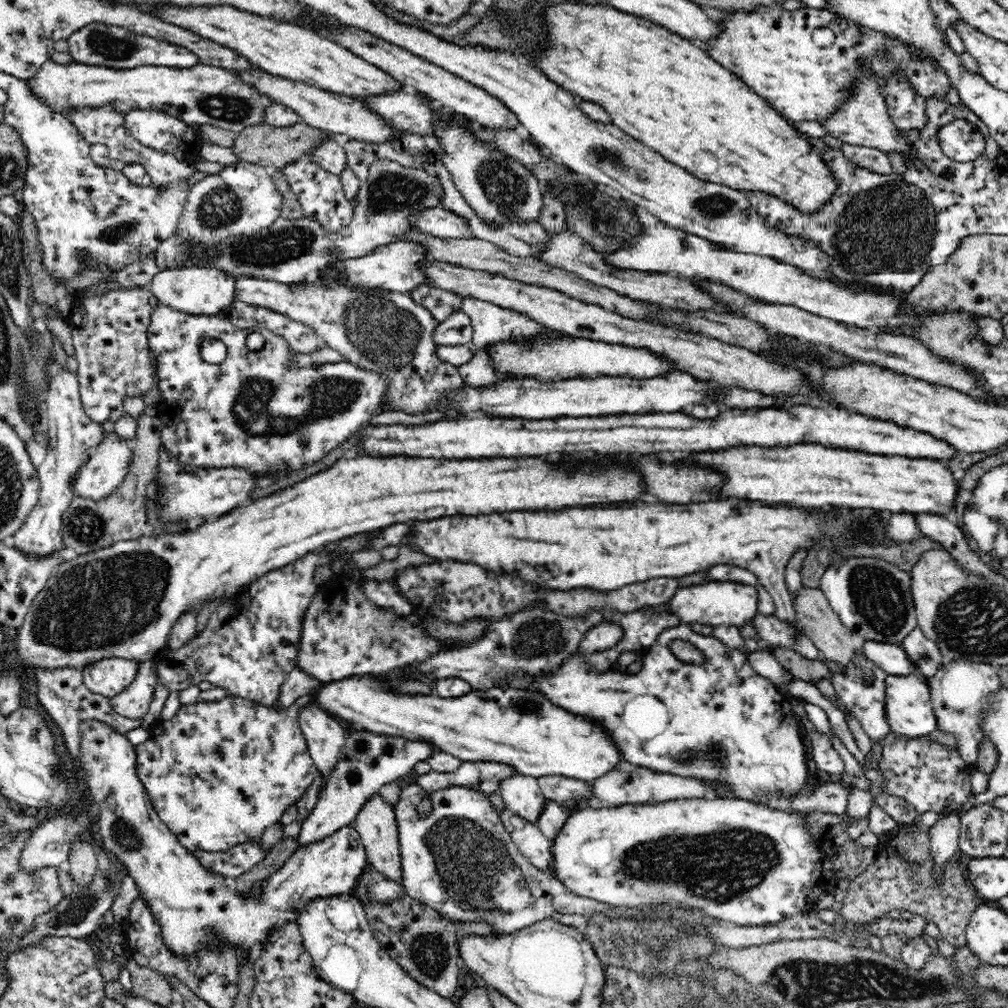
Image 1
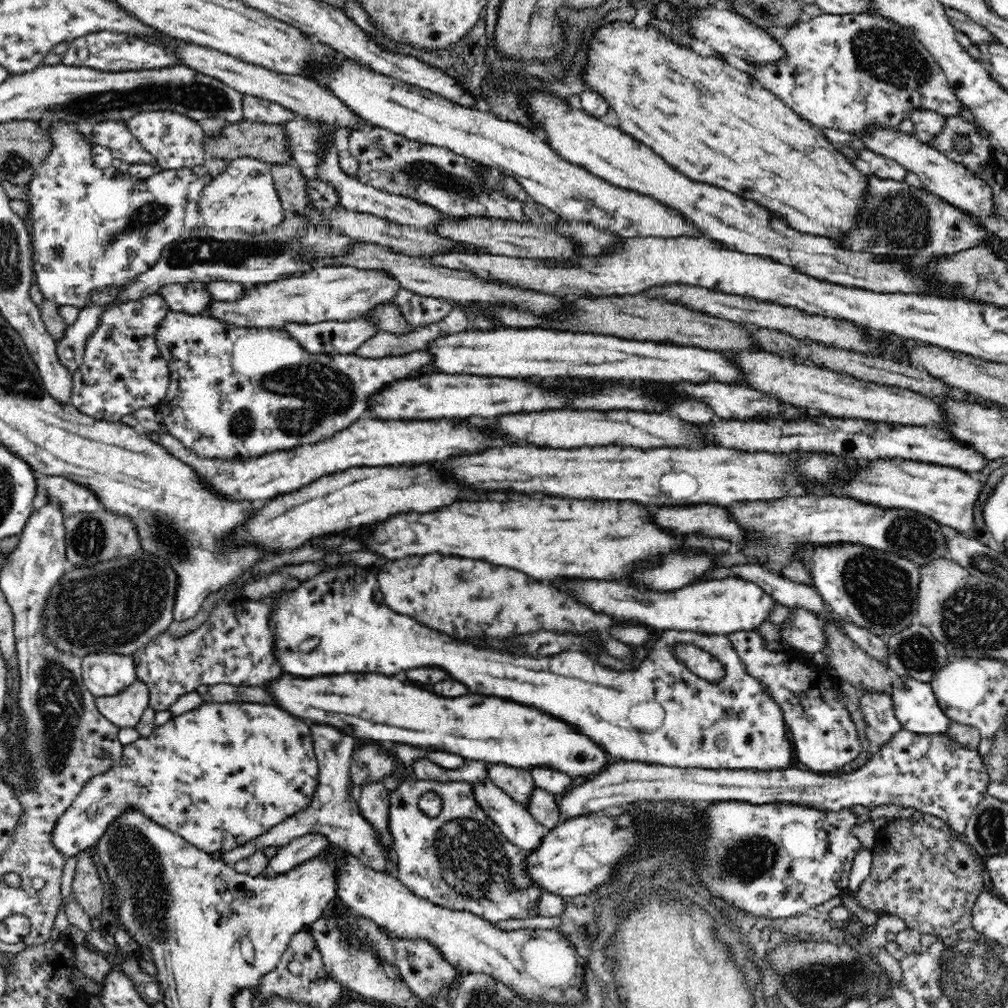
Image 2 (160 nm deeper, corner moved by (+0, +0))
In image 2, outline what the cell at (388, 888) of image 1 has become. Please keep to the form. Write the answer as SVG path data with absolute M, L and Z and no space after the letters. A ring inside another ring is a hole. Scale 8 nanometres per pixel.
M348 856L338 866L338 900L359 915L387 928L404 940L426 940L456 969L490 975L518 994L534 1002L544 1000L553 1006L576 1004L584 998L584 975L588 964L584 952L557 929L522 928L504 931L494 923L468 911L450 909L415 896L396 876L378 872Z

